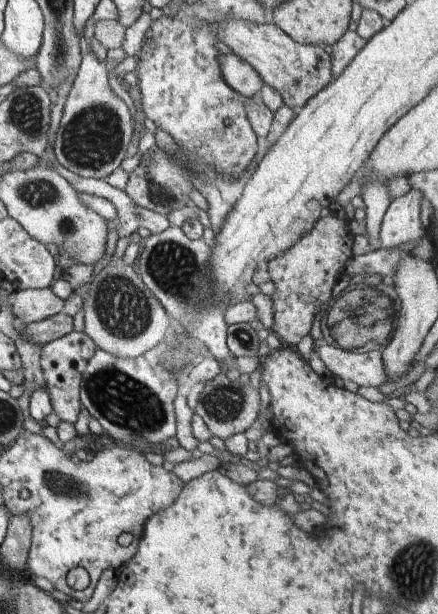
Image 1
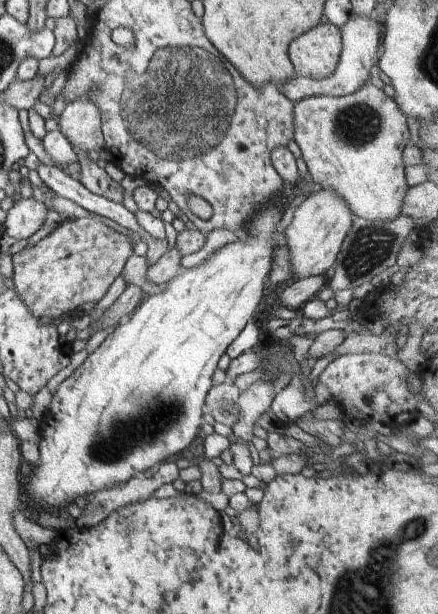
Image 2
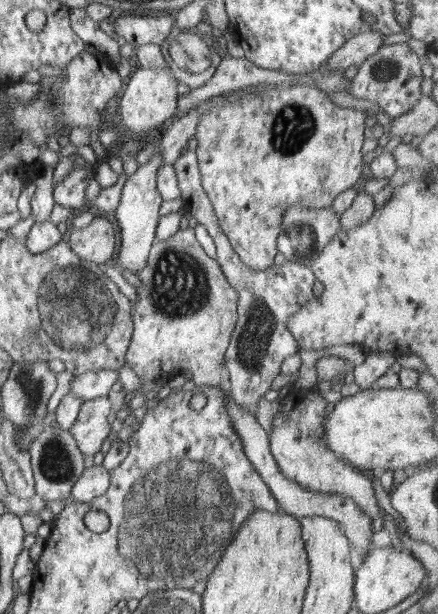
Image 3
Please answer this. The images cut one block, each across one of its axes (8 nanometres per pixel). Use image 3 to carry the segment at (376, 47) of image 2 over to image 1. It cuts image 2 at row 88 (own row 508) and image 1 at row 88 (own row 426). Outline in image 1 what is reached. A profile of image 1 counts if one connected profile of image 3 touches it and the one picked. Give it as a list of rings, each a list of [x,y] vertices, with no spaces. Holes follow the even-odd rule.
[[[233,53],[220,54],[219,61],[224,80],[244,98],[261,92],[265,82],[247,60]]]

